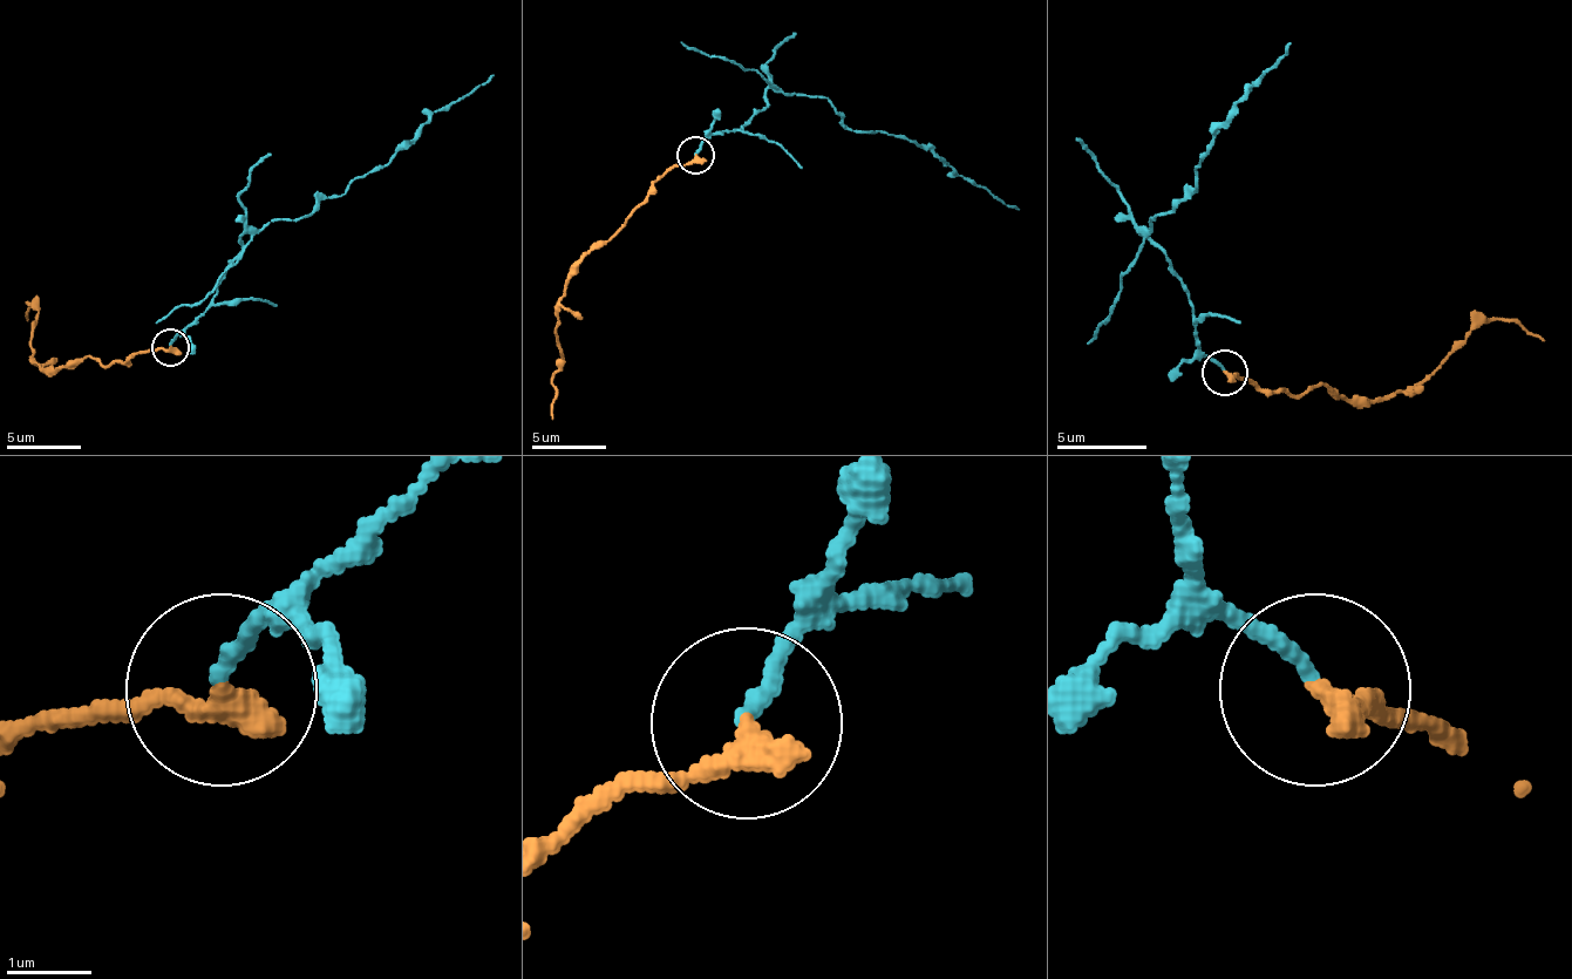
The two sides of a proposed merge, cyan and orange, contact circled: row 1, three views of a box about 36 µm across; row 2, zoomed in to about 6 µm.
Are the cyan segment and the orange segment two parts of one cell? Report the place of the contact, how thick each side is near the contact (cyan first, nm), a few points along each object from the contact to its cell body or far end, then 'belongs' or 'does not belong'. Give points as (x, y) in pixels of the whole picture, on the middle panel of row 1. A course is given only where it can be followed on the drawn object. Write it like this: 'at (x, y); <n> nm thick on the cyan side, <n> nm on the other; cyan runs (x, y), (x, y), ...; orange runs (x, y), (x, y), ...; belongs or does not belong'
at (695, 155); 180 nm thick on the cyan side, 380 nm on the other; cyan runs (696, 156), (715, 134), (741, 127), (767, 104), (771, 89), (823, 96), (849, 130), (905, 134), (1020, 208); orange runs (696, 156), (674, 163), (570, 279), (559, 312), (555, 346), (563, 361), (551, 420); does not belong

